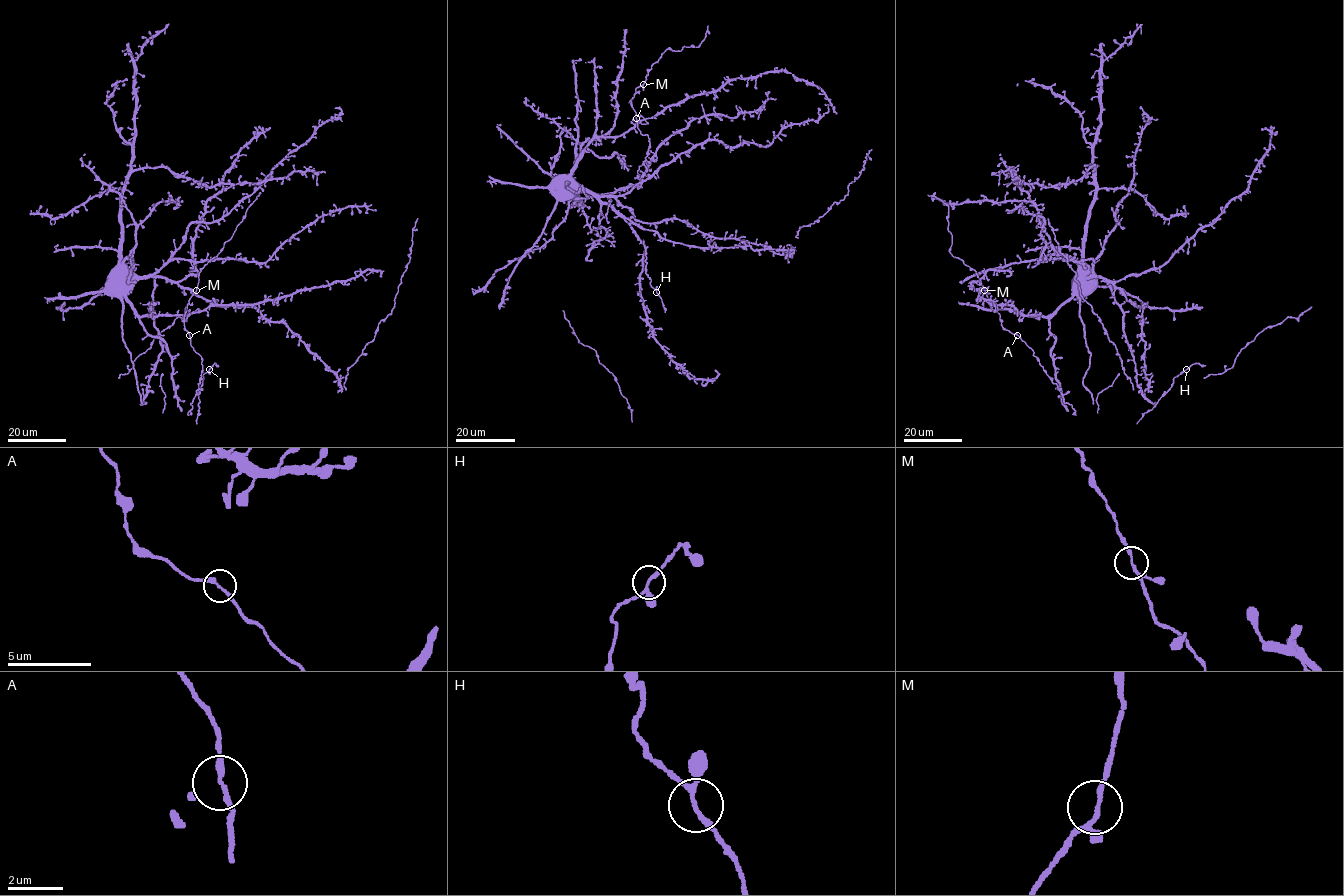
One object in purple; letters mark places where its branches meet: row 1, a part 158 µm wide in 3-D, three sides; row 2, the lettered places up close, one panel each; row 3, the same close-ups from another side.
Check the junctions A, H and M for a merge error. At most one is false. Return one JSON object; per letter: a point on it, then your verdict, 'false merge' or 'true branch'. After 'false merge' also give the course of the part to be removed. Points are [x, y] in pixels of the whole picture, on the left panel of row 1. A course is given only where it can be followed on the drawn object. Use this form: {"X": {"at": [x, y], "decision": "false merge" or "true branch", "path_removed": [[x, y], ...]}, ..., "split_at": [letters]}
{"A": {"at": [189, 335], "decision": "true branch"}, "H": {"at": [209, 369], "decision": "true branch"}, "M": {"at": [196, 290], "decision": "true branch"}, "split_at": []}

